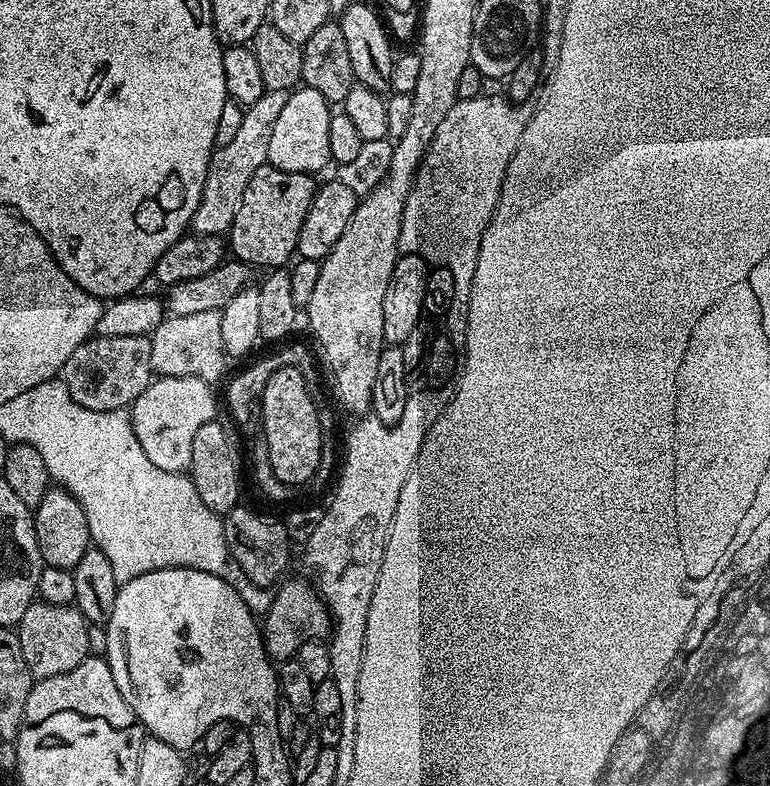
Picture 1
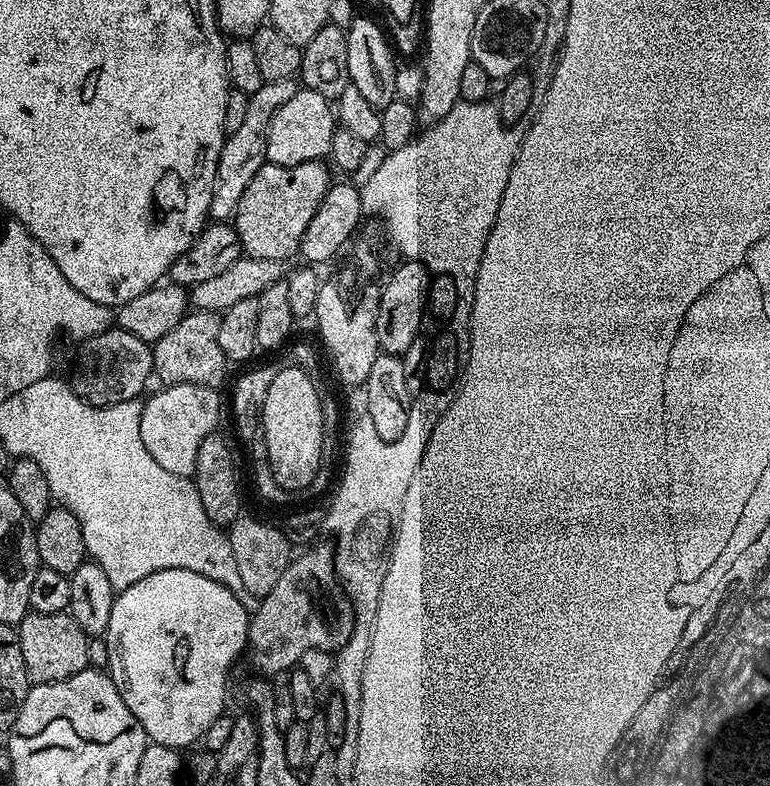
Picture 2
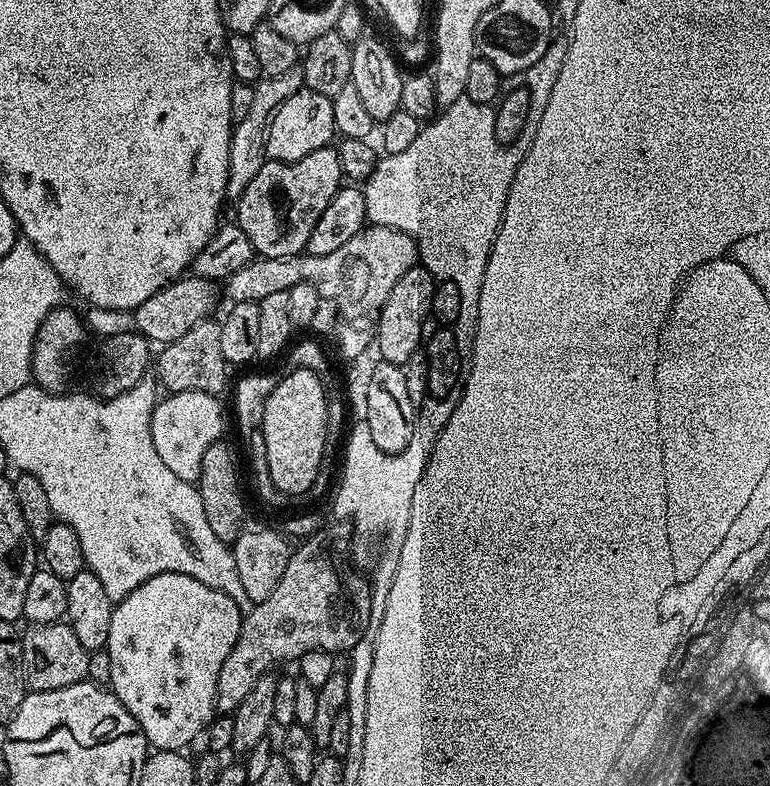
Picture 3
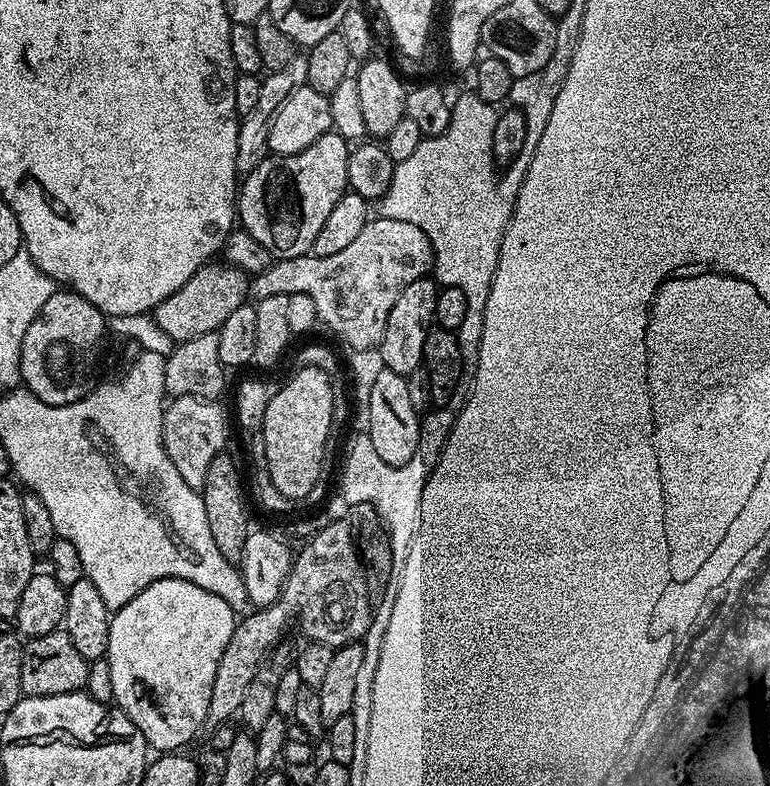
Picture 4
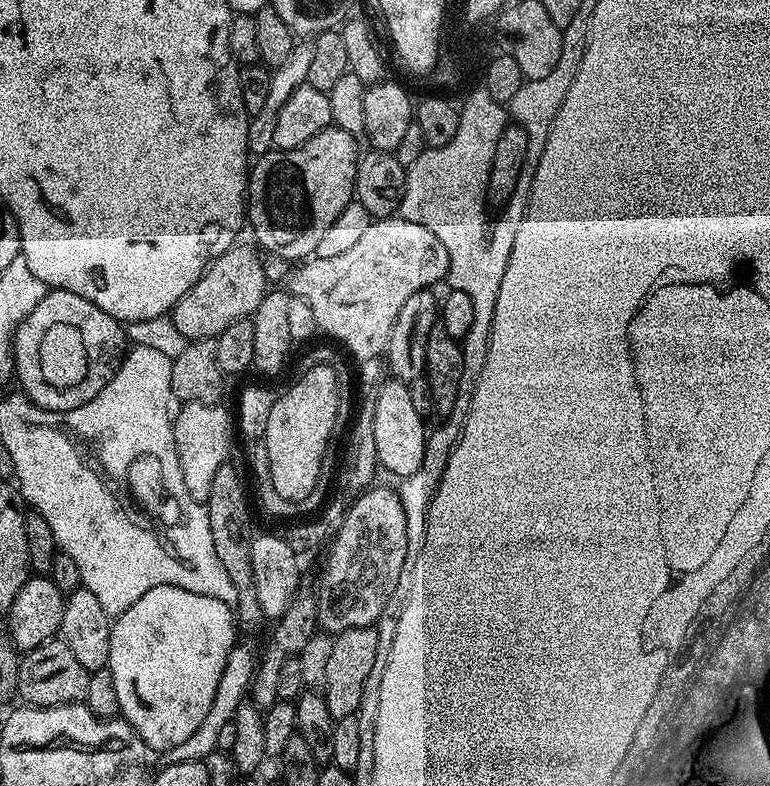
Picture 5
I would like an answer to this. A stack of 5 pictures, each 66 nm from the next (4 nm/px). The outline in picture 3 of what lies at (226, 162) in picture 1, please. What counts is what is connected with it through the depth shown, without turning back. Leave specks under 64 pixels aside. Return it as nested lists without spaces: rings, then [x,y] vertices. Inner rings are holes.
[[[297,66],[286,70],[286,74],[277,76],[264,76],[254,87],[254,103],[250,109],[250,114],[246,118],[235,121],[232,130],[232,141],[230,142],[230,166],[228,167],[228,194],[227,199],[235,202],[250,186],[254,179],[254,174],[262,170],[265,160],[268,159],[266,154],[266,134],[268,133],[268,123],[271,122],[272,116],[294,94],[299,88],[304,87],[304,69]]]

